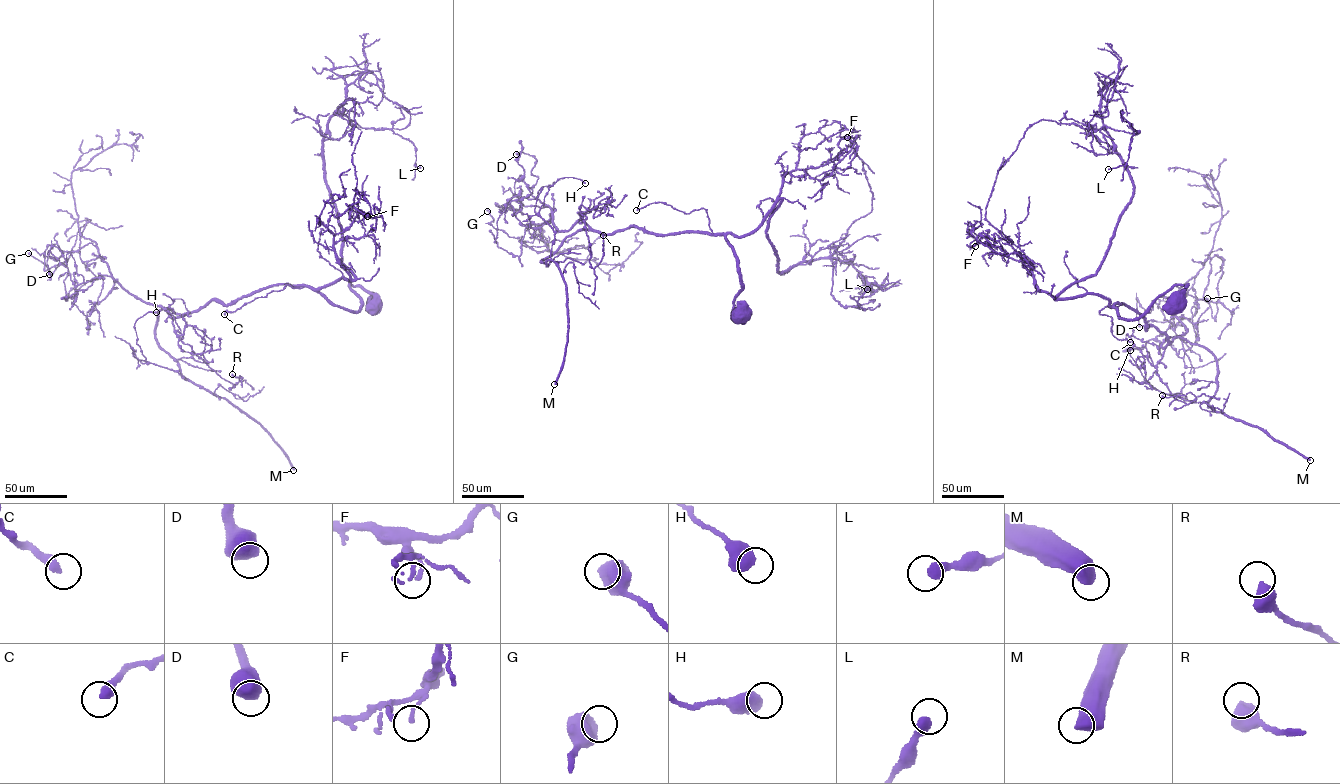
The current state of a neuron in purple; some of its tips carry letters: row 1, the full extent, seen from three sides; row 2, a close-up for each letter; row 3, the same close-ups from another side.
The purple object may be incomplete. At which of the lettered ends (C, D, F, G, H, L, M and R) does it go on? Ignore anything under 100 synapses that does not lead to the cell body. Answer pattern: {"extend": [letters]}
{"extend": ["M"]}

